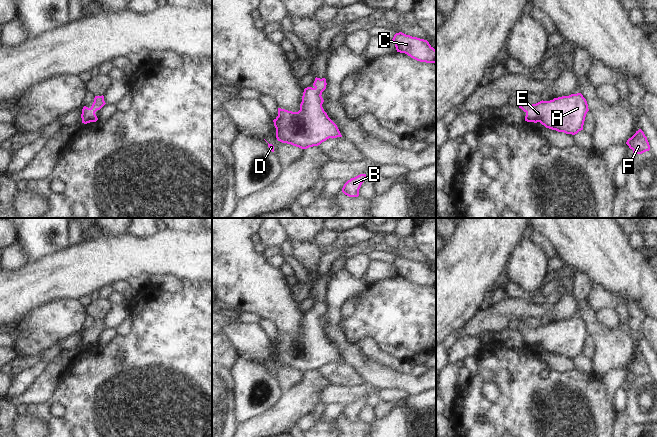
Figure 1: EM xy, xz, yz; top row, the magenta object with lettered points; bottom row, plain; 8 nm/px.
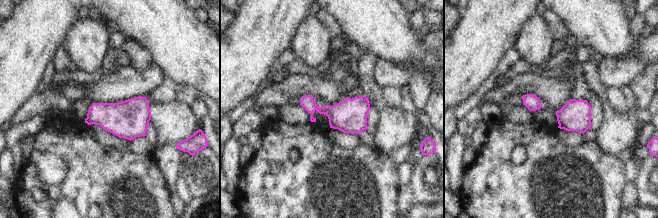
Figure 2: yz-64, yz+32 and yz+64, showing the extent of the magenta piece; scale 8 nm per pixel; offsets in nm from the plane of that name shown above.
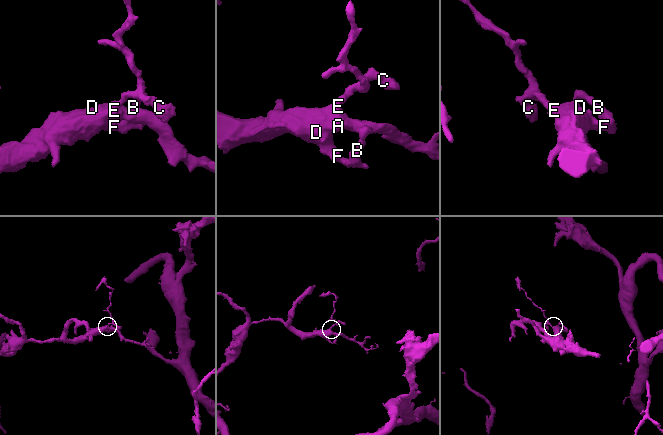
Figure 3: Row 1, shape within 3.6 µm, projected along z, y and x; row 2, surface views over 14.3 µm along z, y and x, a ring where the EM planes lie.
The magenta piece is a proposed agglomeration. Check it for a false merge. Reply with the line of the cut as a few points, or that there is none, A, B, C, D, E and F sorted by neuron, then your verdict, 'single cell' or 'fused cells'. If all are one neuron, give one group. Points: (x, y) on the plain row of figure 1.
cut none; groups A B C D E F; single cell

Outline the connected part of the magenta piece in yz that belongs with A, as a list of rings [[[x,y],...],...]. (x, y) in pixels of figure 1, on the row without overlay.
[[[581,317],[540,325],[530,329],[526,320],[520,320],[519,332],[525,337],[525,345],[540,346],[546,352],[575,359],[583,354],[588,333]]]

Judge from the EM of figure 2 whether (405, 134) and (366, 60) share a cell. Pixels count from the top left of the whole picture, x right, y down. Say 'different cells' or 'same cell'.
same cell

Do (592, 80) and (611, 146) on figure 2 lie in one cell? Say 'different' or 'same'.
same

